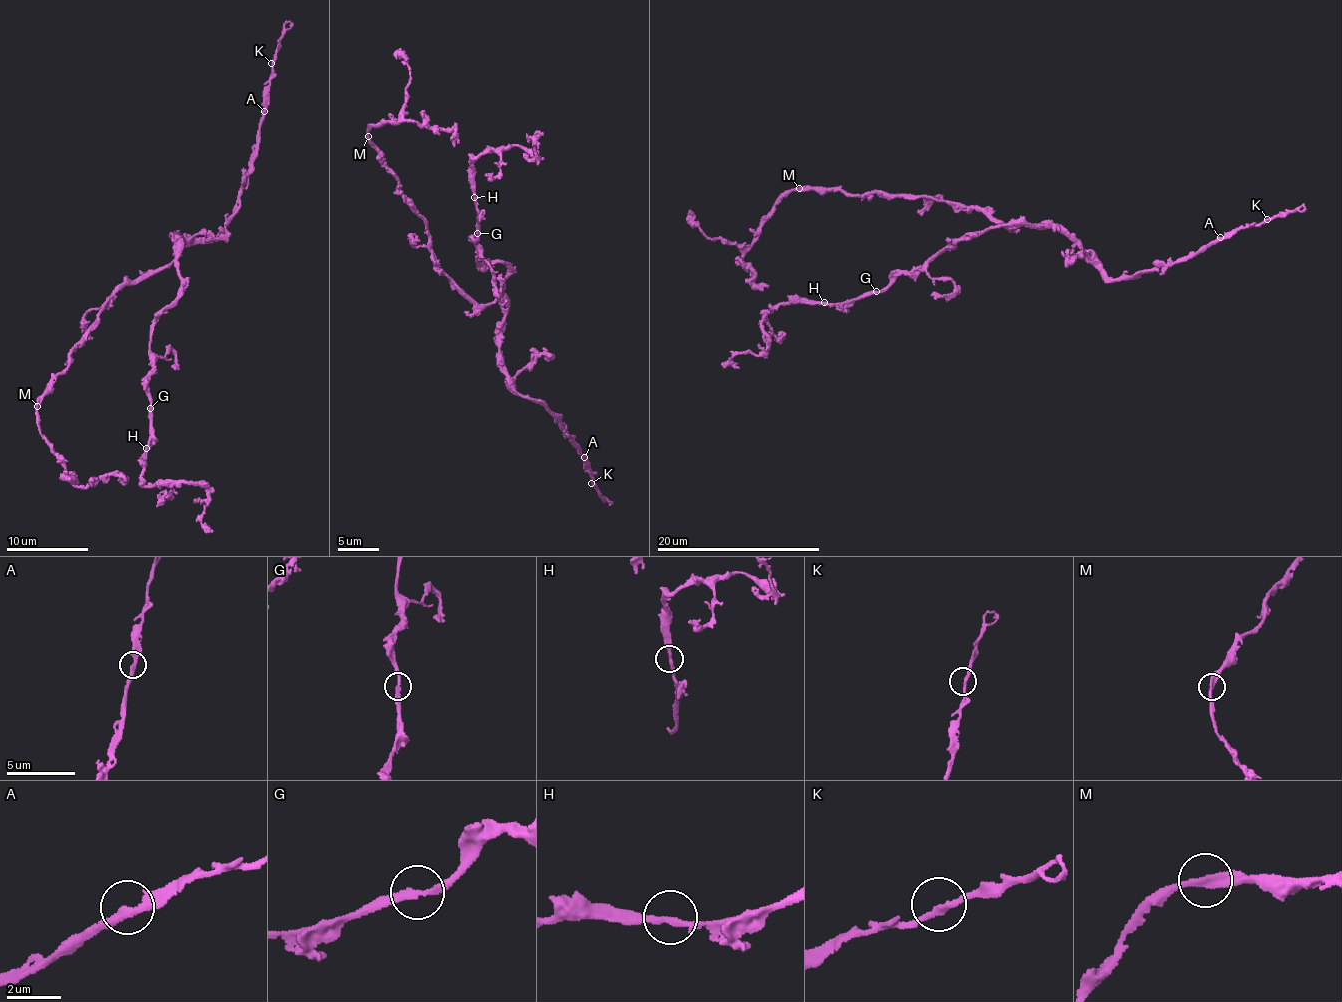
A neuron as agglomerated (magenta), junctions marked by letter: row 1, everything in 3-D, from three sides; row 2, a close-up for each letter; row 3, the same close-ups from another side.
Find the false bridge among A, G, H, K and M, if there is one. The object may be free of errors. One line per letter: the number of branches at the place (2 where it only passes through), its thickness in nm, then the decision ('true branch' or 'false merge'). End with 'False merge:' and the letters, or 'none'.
A: 2 | 220 nm | true branch
G: 2 | 220 nm | true branch
H: 2 | 200 nm | true branch
K: 2 | 200 nm | true branch
M: 2 | 220 nm | true branch
False merge: none

